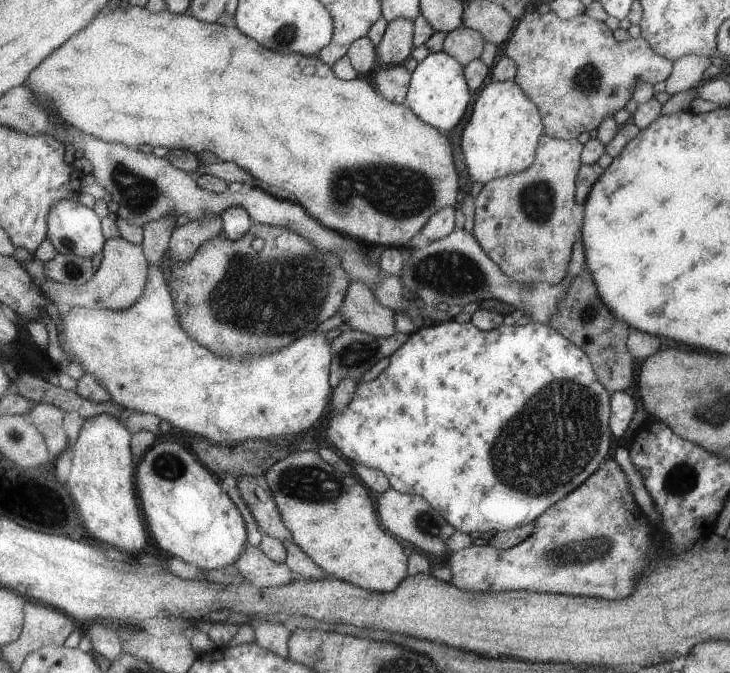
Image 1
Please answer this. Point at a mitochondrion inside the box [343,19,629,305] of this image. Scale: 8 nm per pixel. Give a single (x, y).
(537, 200)

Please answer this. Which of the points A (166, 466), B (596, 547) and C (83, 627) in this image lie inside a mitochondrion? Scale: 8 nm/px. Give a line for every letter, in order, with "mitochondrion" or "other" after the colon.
A: mitochondrion
B: mitochondrion
C: other

